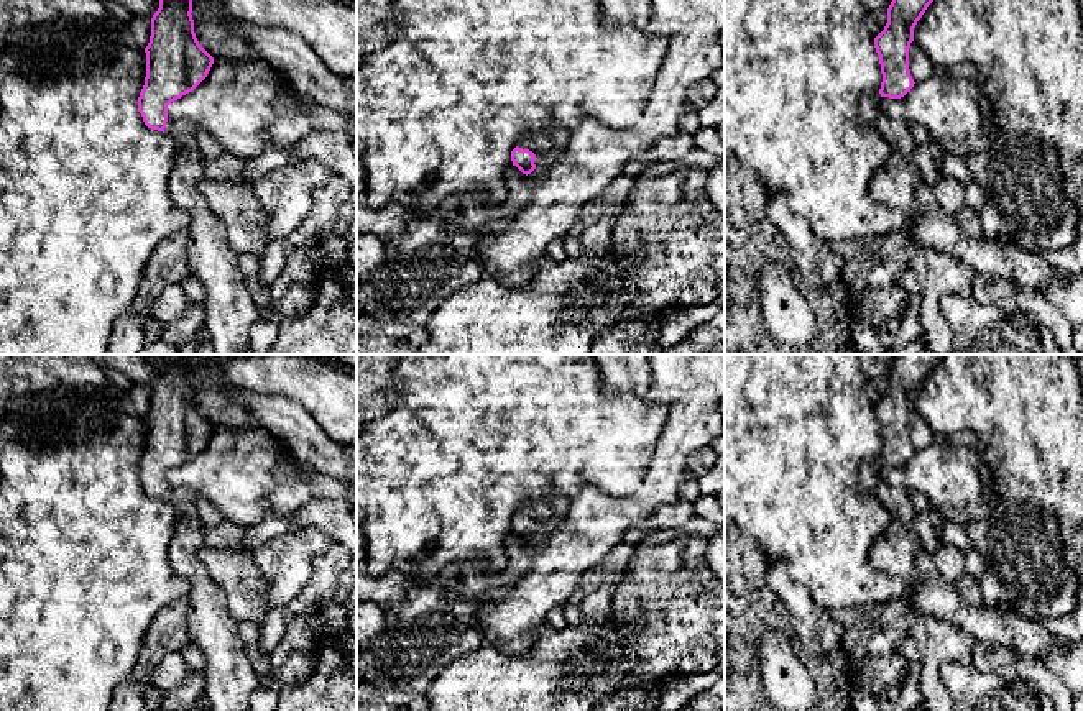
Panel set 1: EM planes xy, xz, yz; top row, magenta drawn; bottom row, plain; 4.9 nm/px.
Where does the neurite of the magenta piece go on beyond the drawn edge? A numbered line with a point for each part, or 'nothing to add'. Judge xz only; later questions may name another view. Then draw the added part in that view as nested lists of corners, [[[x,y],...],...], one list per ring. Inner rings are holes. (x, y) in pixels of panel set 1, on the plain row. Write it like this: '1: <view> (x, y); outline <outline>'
1: xz (546, 513); outline [[[555,496],[529,502],[518,511],[518,516],[529,517],[536,522],[536,535],[549,532],[565,514],[569,498]]]

